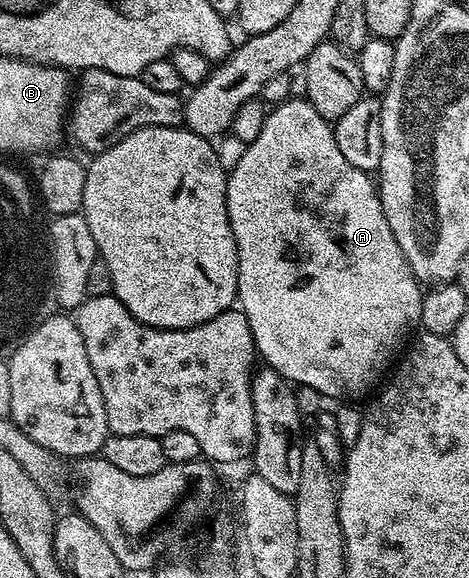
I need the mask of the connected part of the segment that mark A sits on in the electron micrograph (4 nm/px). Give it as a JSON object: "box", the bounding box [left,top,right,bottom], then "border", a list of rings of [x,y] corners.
{"box":[227,96,424,399],"border":[[[291,96],[278,103],[273,110],[275,111],[264,120],[263,127],[256,132],[255,139],[248,144],[247,151],[236,160],[235,167],[230,167],[227,175],[227,211],[239,261],[237,302],[249,320],[258,357],[262,361],[264,358],[267,361],[264,363],[270,369],[277,371],[296,387],[315,388],[324,399],[351,398],[354,394],[365,393],[382,376],[383,366],[392,365],[391,357],[400,353],[399,345],[406,340],[411,326],[420,325],[424,291],[419,279],[409,268],[397,240],[393,240],[393,232],[389,229],[389,220],[385,220],[379,191],[372,175],[366,170],[355,170],[353,164],[349,164],[349,160],[341,156],[332,123],[325,121],[317,108],[313,108],[313,104],[303,96]]]}

